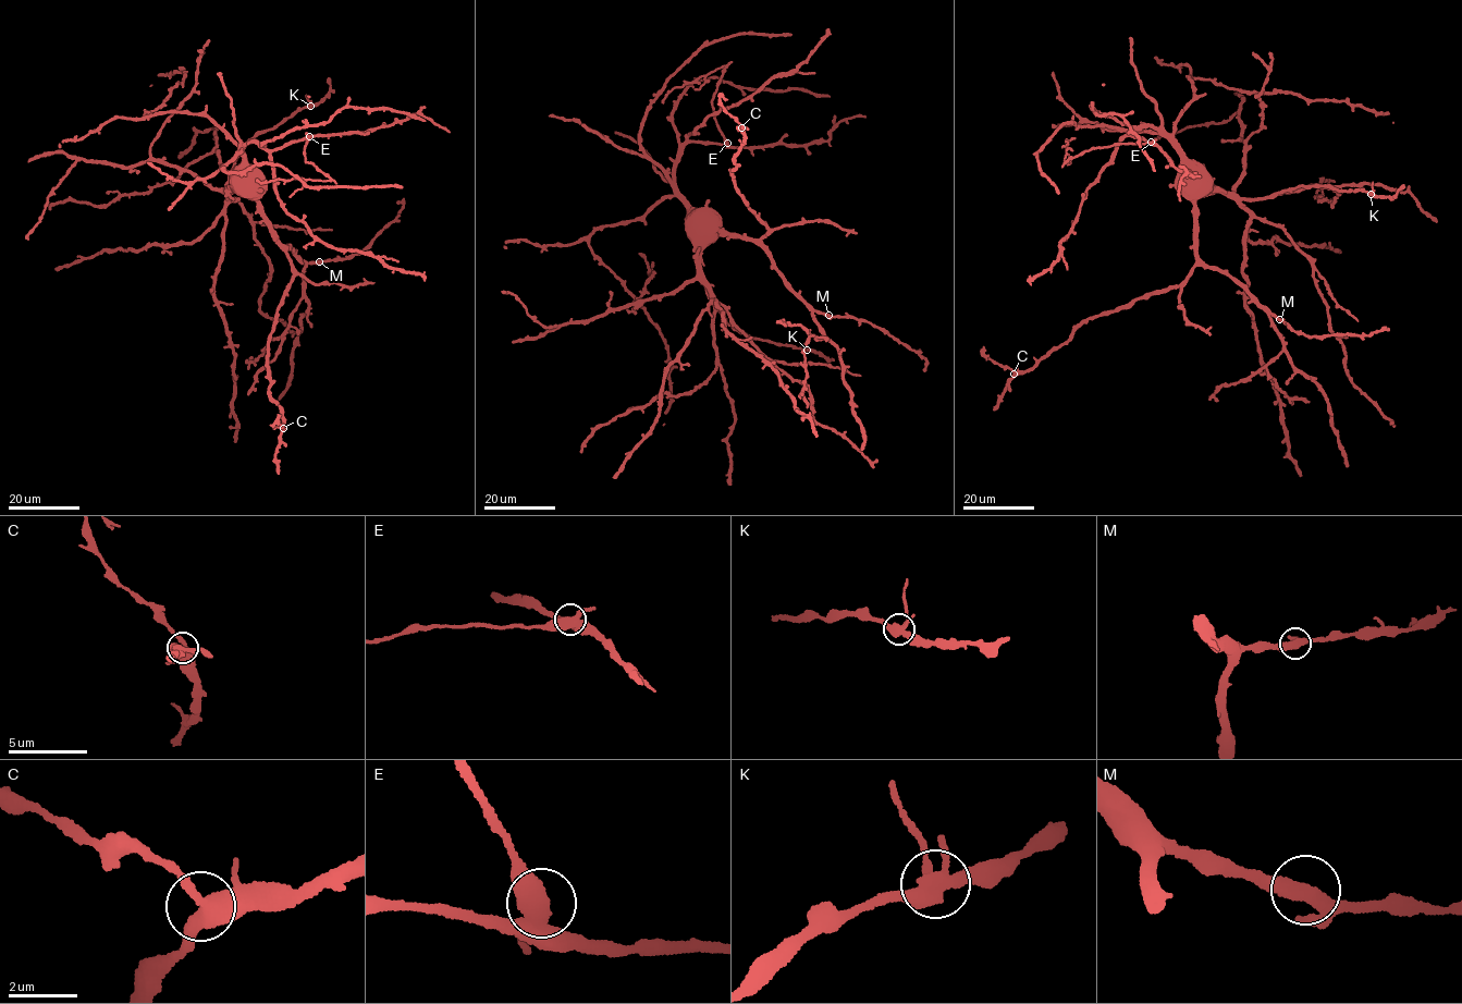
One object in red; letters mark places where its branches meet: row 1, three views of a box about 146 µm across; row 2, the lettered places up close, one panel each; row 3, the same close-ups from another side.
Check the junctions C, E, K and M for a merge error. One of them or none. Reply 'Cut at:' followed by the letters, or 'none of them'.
Cut at: none of them

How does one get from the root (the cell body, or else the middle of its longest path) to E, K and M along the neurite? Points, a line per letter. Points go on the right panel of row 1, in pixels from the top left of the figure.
E: (1182, 171), (1182, 152), (1157, 130), (1143, 126), (1131, 134), (1151, 142)
K: (1182, 171), (1196, 171), (1214, 185), (1242, 199), (1262, 198), (1301, 186), (1371, 193)
M: (1182, 171), (1184, 195), (1193, 206), (1198, 257), (1206, 266), (1224, 270), (1279, 319)

